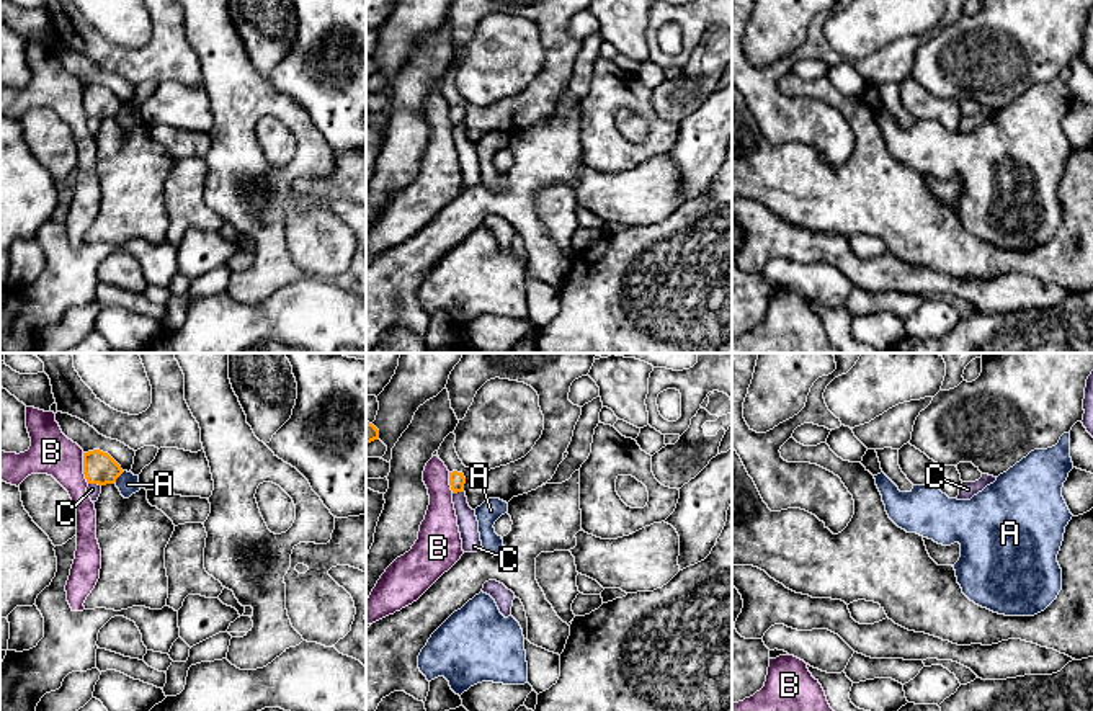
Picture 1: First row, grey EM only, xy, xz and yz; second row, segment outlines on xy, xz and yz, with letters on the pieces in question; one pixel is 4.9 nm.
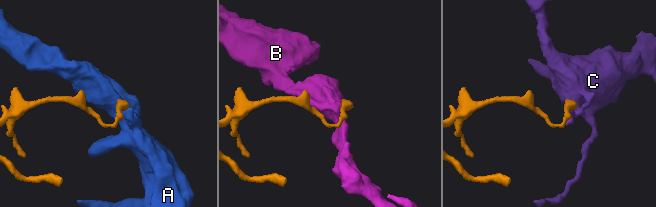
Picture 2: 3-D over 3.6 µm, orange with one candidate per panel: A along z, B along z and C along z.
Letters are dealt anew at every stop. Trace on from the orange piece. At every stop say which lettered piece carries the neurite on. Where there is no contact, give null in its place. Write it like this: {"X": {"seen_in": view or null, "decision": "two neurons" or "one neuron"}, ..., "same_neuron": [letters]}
{"A": {"seen_in": "xy", "decision": "two neurons"}, "B": {"seen_in": "xy", "decision": "two neurons"}, "C": {"seen_in": "xy", "decision": "two neurons"}, "same_neuron": []}

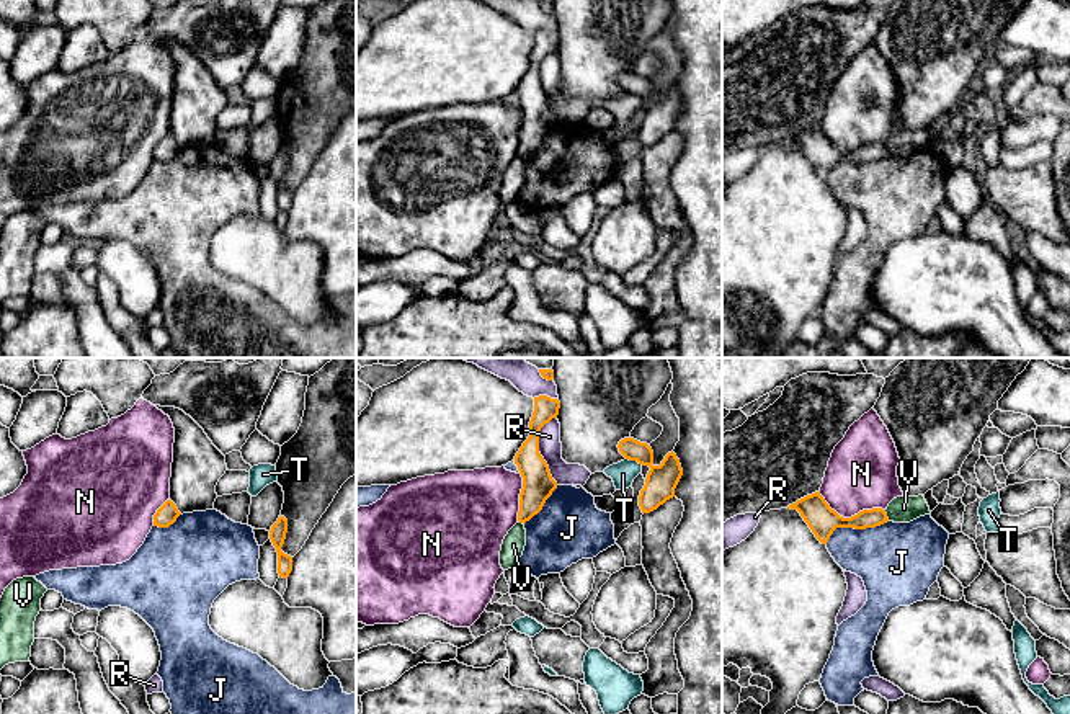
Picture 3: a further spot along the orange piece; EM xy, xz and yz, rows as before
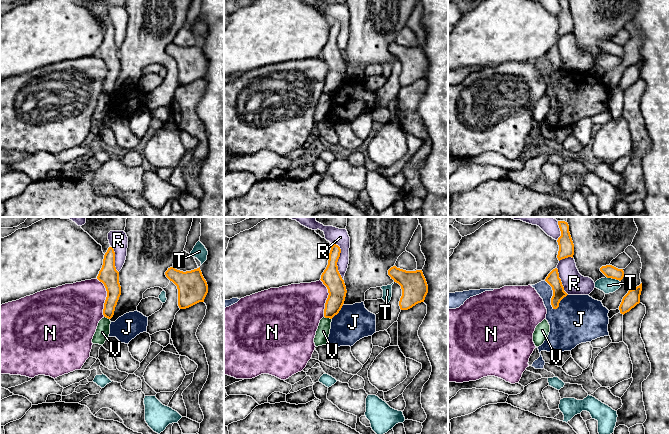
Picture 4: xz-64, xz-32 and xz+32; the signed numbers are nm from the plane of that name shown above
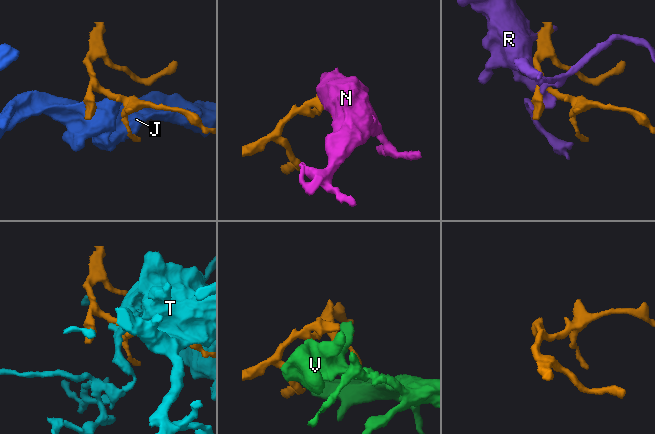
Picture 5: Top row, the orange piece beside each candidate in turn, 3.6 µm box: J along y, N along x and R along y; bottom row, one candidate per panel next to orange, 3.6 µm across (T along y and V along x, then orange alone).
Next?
{"J": {"seen_in": "yz", "decision": "two neurons"}, "N": {"seen_in": "yz", "decision": "two neurons"}, "R": {"seen_in": "xz", "decision": "two neurons"}, "T": {"seen_in": "xz", "decision": "two neurons"}, "V": {"seen_in": "yz", "decision": "two neurons"}, "same_neuron": []}

